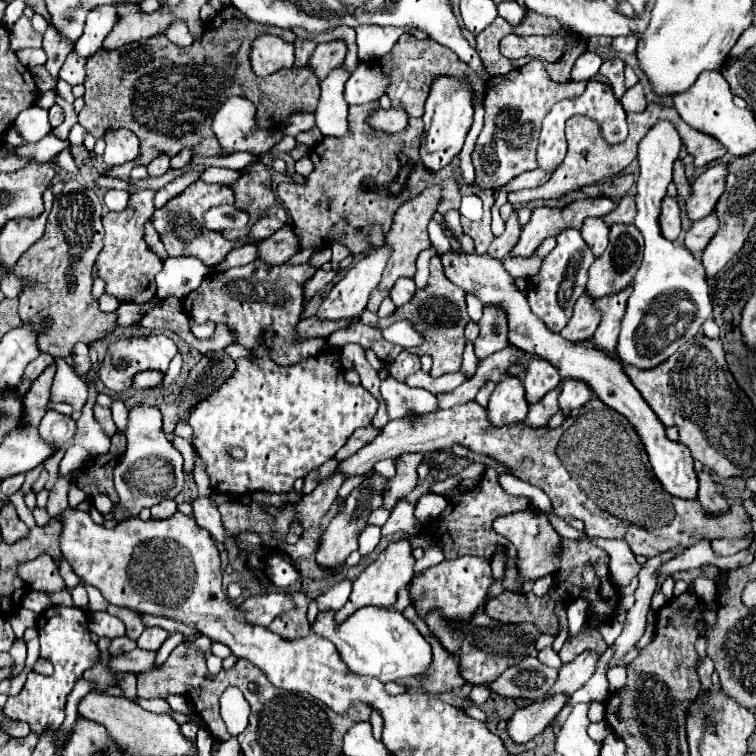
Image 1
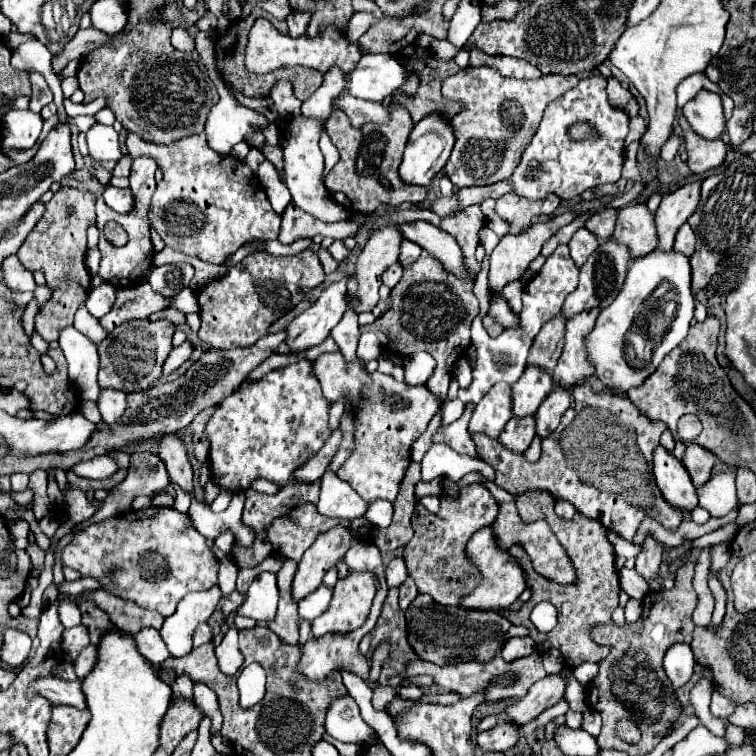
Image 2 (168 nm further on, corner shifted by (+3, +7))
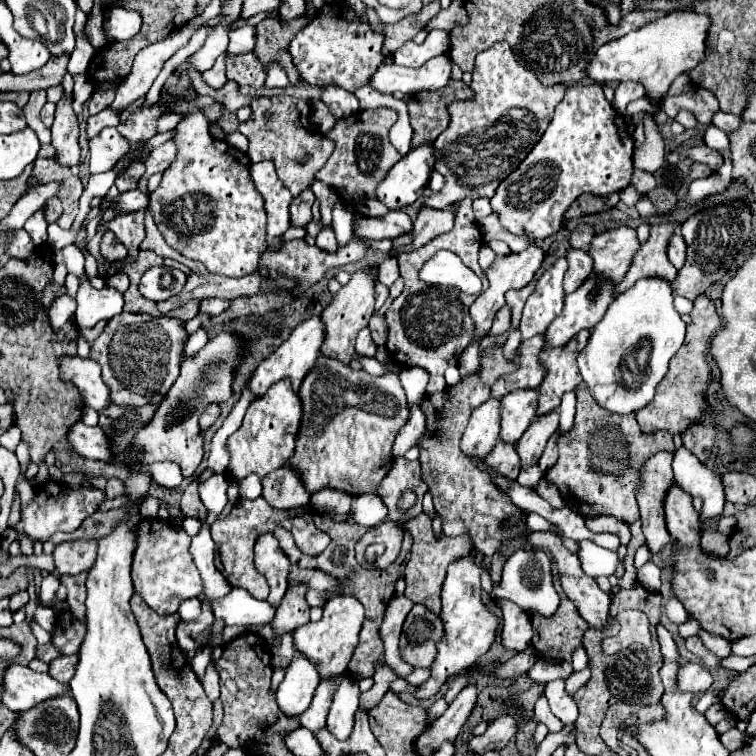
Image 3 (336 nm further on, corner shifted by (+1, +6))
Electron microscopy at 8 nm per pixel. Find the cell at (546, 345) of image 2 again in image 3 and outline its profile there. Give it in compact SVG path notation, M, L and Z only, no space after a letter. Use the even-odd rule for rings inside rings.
M537 334L537 336L529 338L527 342L523 342L521 368L515 374L503 376L499 380L499 384L491 386L491 396L501 398L501 396L509 394L511 390L517 390L517 388L539 388L539 384L543 382L543 378L547 374L547 368L539 362L539 354L547 346L547 340L543 336L545 334Z

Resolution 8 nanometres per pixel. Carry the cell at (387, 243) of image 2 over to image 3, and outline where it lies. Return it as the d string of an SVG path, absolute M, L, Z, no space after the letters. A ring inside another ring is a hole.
M369 264L357 270L349 284L343 286L331 300L331 304L323 310L323 322L327 326L327 338L323 342L323 354L329 358L339 358L341 362L351 362L355 354L355 338L361 328L369 324L369 318L375 312L375 284L379 276L379 264Z

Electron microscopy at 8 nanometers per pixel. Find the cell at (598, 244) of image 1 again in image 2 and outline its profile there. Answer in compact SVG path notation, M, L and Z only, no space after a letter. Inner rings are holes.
M581 227L573 237L571 237L571 241L567 243L569 245L569 253L571 253L571 257L573 257L573 261L575 261L575 265L583 265L587 259L589 259L589 255L597 249L597 237L593 235L593 233L589 233L585 227Z

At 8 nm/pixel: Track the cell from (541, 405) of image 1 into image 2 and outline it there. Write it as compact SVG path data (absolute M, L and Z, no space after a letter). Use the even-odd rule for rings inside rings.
M529 415L525 419L509 419L505 429L499 435L501 445L505 445L513 453L523 453L535 437L535 417Z

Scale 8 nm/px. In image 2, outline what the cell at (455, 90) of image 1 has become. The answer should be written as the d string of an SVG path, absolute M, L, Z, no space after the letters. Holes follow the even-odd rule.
M437 113L419 121L409 135L409 141L407 141L407 147L403 153L403 161L399 165L401 181L405 181L407 185L427 187L431 183L431 179L445 167L445 163L451 155L451 149L453 149L453 141L455 139L453 139L453 131L451 131L449 123L443 117L439 117Z

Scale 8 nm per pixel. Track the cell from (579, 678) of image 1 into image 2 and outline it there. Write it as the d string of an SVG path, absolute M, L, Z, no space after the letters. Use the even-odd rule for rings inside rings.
M547 675L545 679L533 683L525 697L509 705L503 713L499 713L499 721L525 725L533 721L547 707L553 707L565 693L565 681L559 675Z

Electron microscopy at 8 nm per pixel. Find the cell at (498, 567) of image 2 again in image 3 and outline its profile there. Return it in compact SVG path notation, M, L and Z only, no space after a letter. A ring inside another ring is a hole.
M475 554L455 560L447 570L447 578L443 584L443 610L441 610L441 618L445 624L445 638L437 646L437 658L431 664L431 678L415 692L415 696L421 700L427 700L433 694L437 694L449 676L467 670L479 656L483 656L489 650L489 646L495 640L501 620L489 610L489 606L481 598L483 570L487 568L475 562Z

